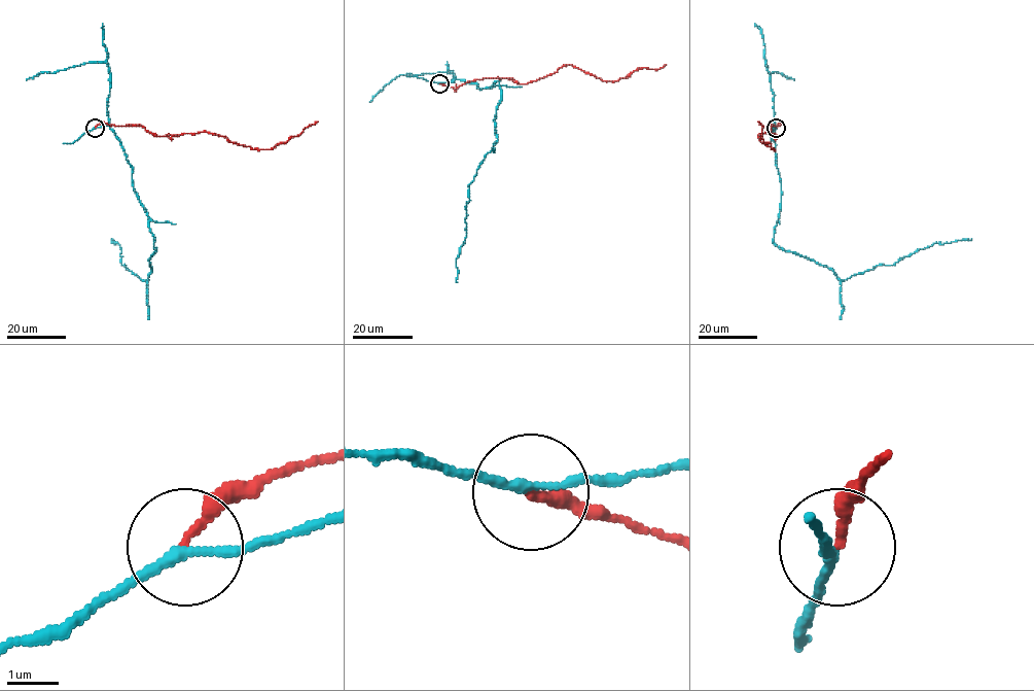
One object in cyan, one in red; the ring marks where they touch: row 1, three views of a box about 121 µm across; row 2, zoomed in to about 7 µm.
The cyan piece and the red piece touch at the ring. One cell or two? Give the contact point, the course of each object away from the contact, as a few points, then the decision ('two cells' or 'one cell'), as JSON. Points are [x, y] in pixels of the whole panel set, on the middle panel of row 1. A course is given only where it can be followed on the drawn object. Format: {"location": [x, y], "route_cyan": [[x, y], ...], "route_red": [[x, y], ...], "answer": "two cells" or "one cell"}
{"location": [439, 83], "route_cyan": [[439, 83], [460, 79], [480, 89], [500, 80], [497, 141], [469, 185], [457, 282]], "route_red": [[439, 83], [457, 88], [500, 77], [526, 83], [567, 65], [617, 81], [638, 68], [666, 64]], "answer": "two cells"}

